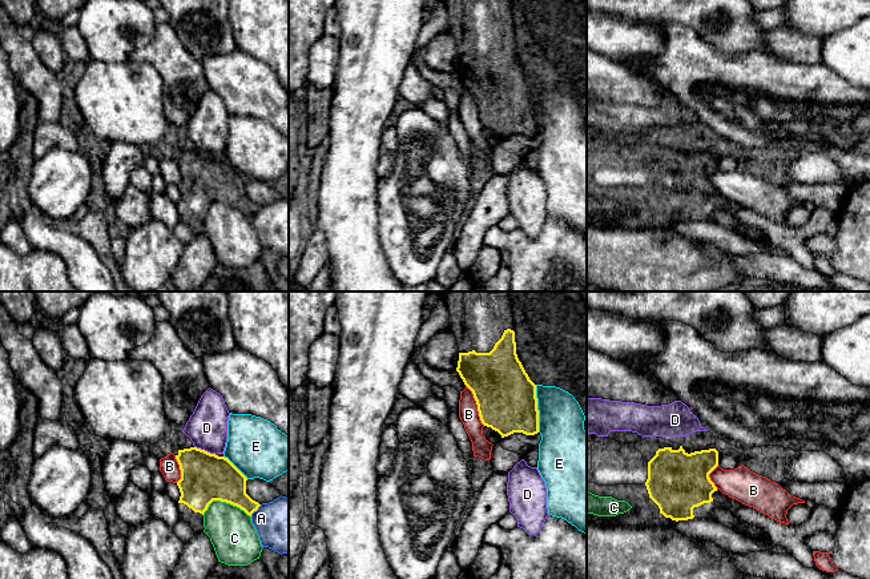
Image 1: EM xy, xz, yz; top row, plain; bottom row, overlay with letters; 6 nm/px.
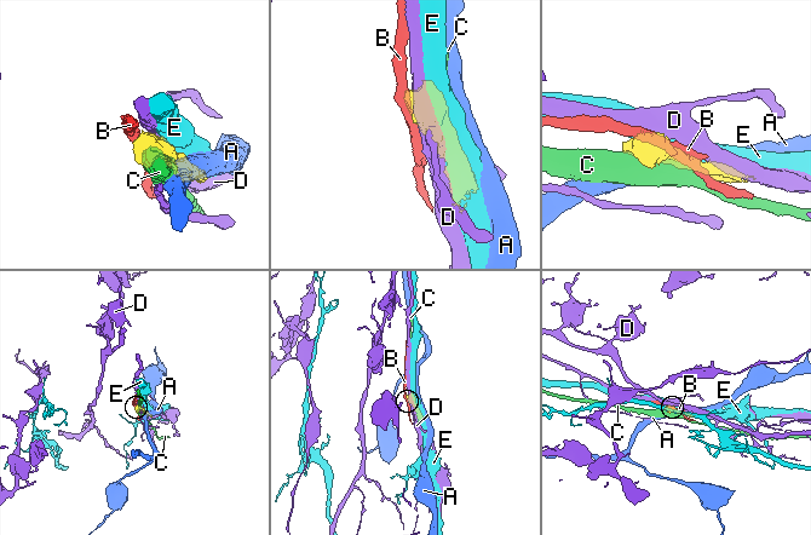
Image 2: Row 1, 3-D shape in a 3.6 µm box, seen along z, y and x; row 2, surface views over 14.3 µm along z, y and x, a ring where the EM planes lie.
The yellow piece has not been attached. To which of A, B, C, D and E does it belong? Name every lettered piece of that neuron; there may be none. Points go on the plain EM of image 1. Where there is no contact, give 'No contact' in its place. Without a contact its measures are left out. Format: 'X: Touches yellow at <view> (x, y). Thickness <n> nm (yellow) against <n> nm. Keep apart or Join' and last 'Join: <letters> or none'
A: Touches yellow at xy (256, 212). Thickness 220 nm (yellow) against 340 nm. Keep apart
B: Touches yellow at xz (476, 105). Thickness 360 nm (yellow) against 120 nm. Keep apart
C: Touches yellow at xy (226, 204). Thickness 300 nm (yellow) against 280 nm. Keep apart
D: Touches yellow at xy (204, 152). Thickness 300 nm (yellow) against 240 nm. Keep apart
E: Touches yellow at xz (536, 111). Thickness 360 nm (yellow) against 280 nm. Keep apart
Join: none

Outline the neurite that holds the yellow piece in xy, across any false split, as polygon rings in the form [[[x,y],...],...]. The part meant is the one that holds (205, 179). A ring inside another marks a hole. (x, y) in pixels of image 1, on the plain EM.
[[[190,149],[178,152],[176,161],[181,172],[180,220],[194,234],[204,234],[204,214],[213,202],[237,208],[250,218],[261,208],[246,196],[247,180],[227,160]]]

